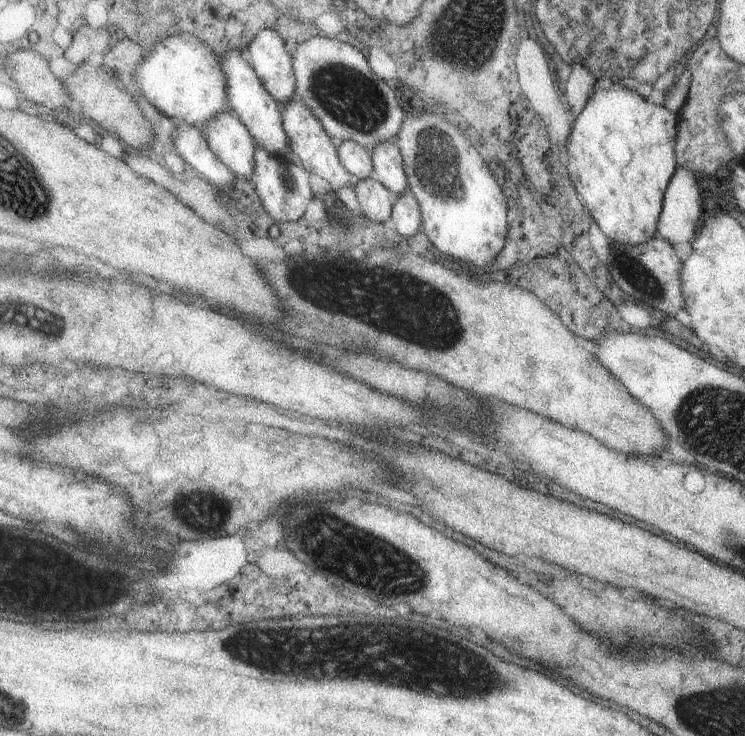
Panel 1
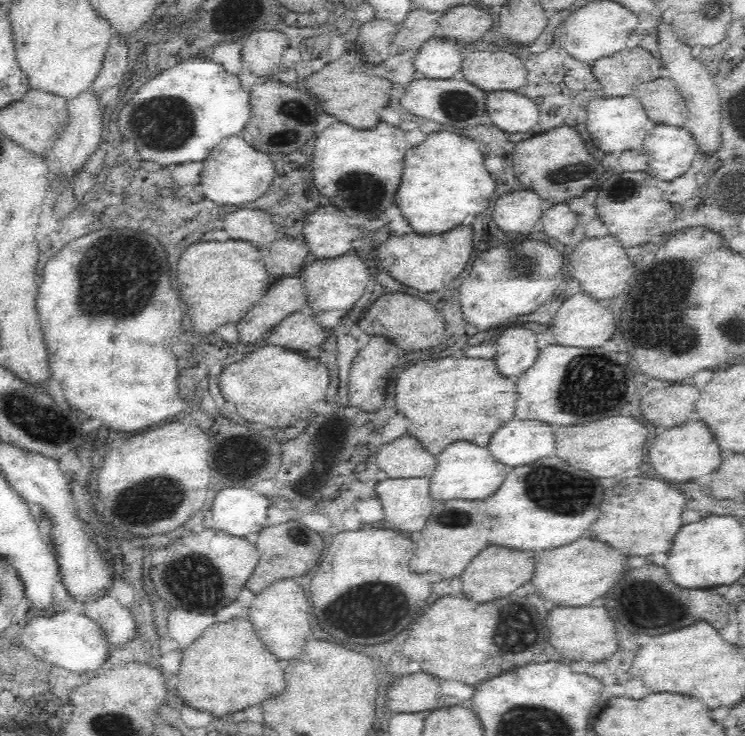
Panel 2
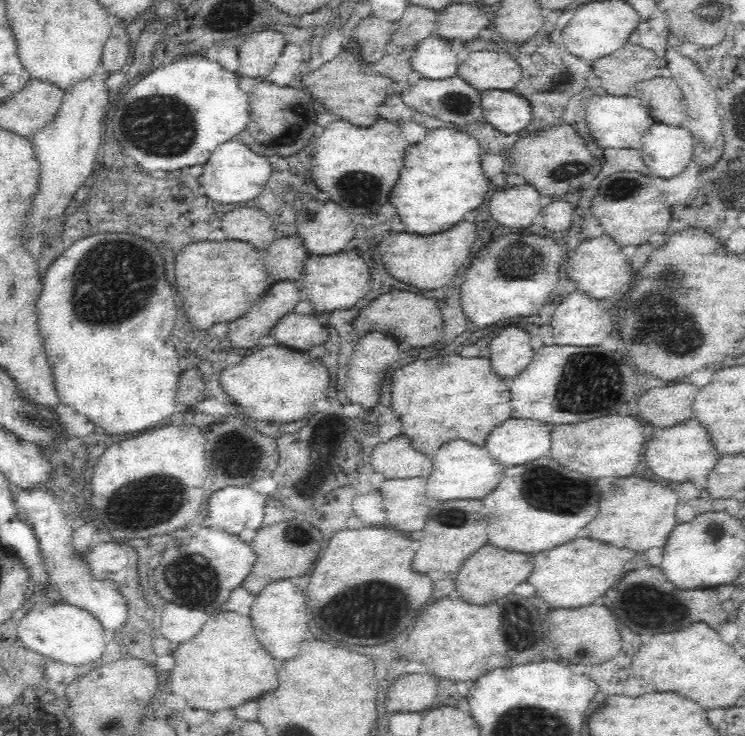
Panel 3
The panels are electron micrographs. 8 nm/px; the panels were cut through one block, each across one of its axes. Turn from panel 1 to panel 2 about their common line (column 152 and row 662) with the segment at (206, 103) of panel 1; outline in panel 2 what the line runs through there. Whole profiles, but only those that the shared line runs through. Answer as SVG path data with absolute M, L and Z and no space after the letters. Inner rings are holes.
M65 605L52 608L48 612L52 612L52 614L32 616L32 620L28 620L20 632L22 644L28 650L32 650L32 654L36 654L38 658L42 658L50 664L58 664L58 666L74 670L74 672L94 670L94 668L98 668L98 664L102 664L106 660L108 640L104 636L102 627L98 626L94 619L88 615L70 612ZM60 608L64 608L64 610L60 610Z

